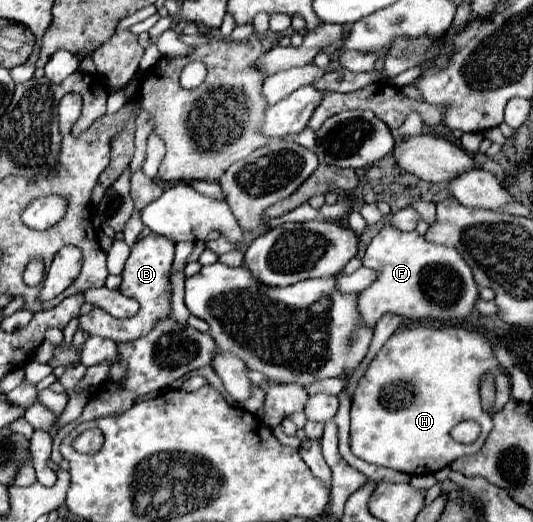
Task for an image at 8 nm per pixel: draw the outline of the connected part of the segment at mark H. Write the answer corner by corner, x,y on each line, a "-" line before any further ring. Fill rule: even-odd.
421,324
393,334
371,360
355,388
351,404
351,452
369,464
405,474
431,474
449,466
459,456
475,454
493,428
493,412
483,410
479,396
479,384
485,374
495,378
493,412
497,412
509,402
511,384
483,334
457,326
435,330
-
463,420
475,420
481,426
481,434
473,444
455,442
453,446
449,432

